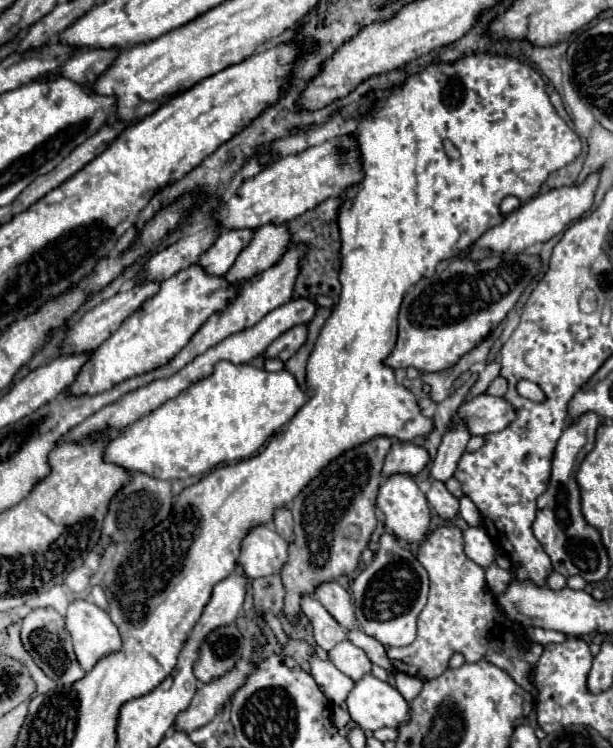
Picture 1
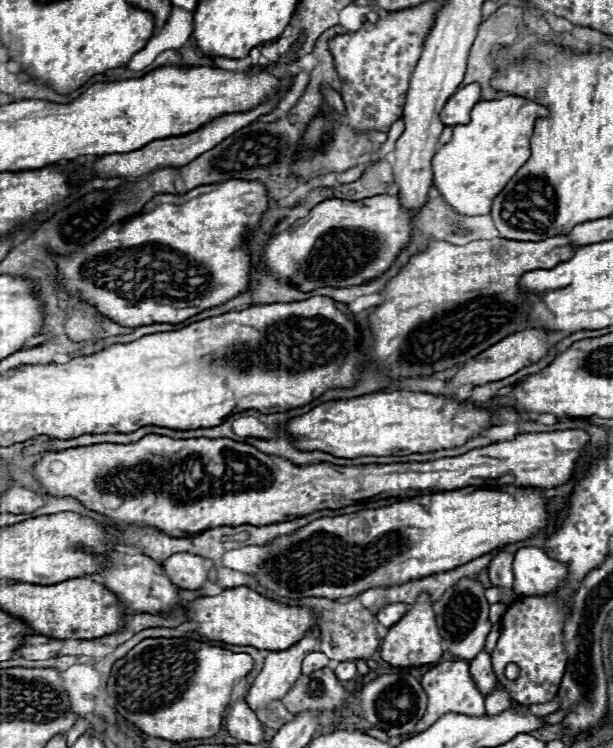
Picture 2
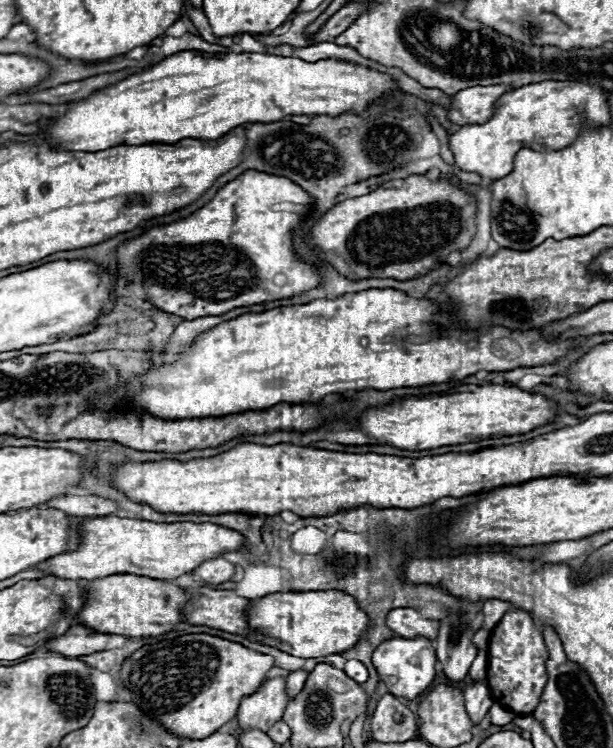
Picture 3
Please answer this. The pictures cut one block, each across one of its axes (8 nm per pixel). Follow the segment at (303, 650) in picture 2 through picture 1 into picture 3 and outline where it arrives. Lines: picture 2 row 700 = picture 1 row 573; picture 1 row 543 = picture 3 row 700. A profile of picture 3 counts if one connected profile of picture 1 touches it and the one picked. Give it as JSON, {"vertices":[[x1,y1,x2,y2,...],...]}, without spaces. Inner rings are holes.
{"vertices":[[268,678,258,692,246,696,238,708,238,726,240,730,258,728,268,732,280,718,288,704,286,698,286,678]]}

